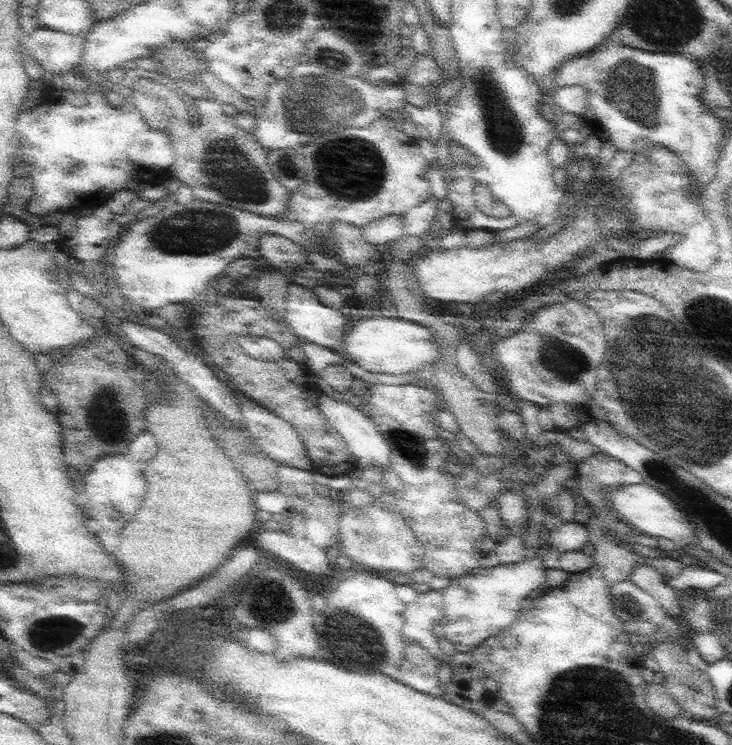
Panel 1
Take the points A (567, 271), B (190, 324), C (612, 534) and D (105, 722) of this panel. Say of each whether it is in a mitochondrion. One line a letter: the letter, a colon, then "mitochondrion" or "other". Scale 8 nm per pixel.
A: other
B: other
C: mitochondrion
D: other

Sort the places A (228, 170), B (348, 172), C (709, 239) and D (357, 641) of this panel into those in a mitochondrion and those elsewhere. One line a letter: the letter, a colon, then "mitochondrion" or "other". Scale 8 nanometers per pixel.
A: mitochondrion
B: mitochondrion
C: other
D: mitochondrion

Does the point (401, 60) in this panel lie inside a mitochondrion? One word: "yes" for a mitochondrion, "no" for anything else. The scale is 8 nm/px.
no

